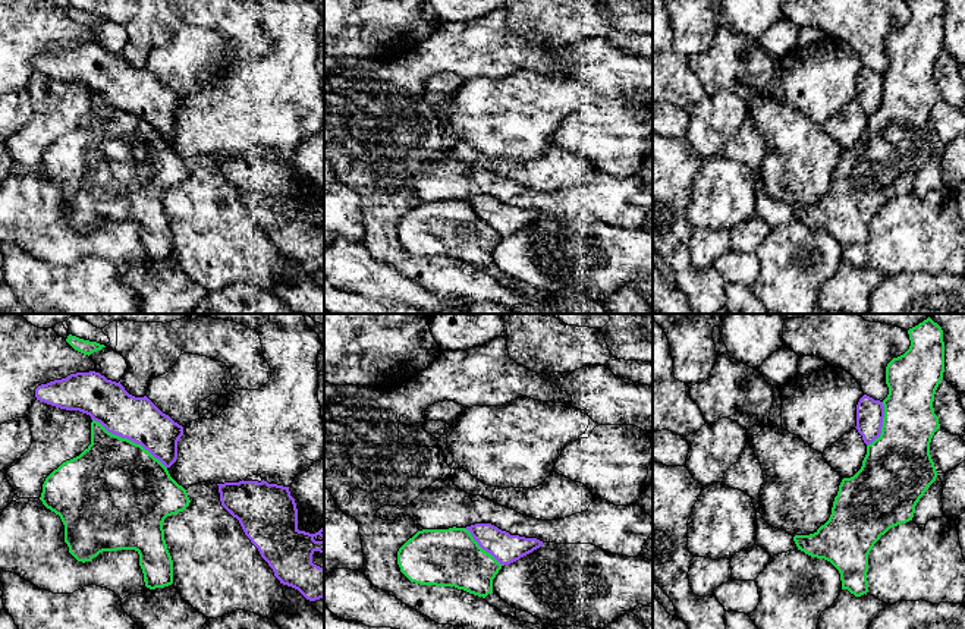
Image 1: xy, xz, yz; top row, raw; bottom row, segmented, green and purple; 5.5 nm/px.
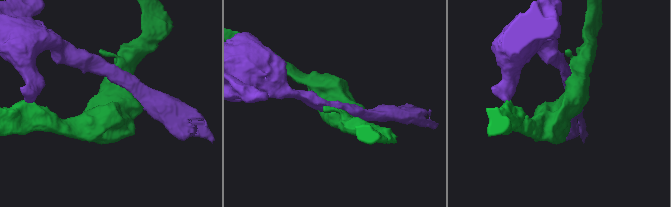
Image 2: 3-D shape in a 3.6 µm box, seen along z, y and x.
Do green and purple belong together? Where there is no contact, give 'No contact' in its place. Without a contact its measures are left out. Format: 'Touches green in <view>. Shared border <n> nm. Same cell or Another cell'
Touches green in xy. Shared border 500 nm. Another cell

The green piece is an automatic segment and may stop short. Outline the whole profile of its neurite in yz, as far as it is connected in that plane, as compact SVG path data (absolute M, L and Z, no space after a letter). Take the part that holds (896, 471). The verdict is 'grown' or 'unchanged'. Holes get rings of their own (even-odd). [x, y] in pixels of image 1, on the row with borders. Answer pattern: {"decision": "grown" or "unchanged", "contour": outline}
{"decision": "unchanged", "contour": "M928 317L908 334L909 349L886 367L889 394L880 437L867 446L861 469L842 479L829 521L814 534L793 537L798 550L830 562L840 573L842 589L855 597L868 592L868 554L874 544L890 528L912 521L917 503L939 475L930 443L940 428L933 402L944 372L943 330Z"}

